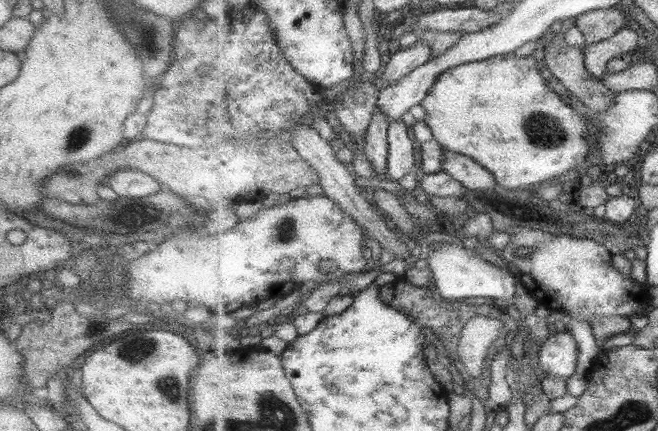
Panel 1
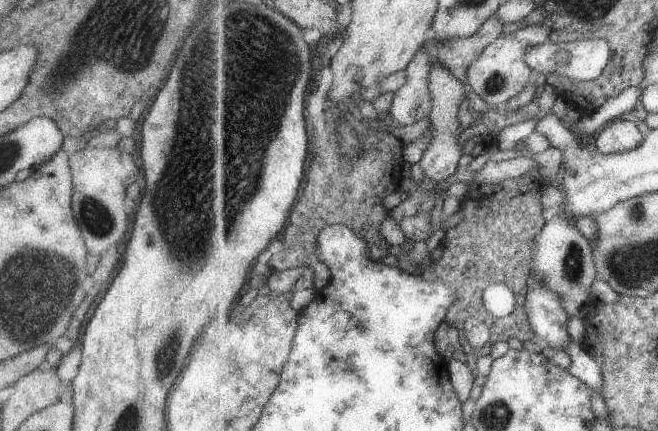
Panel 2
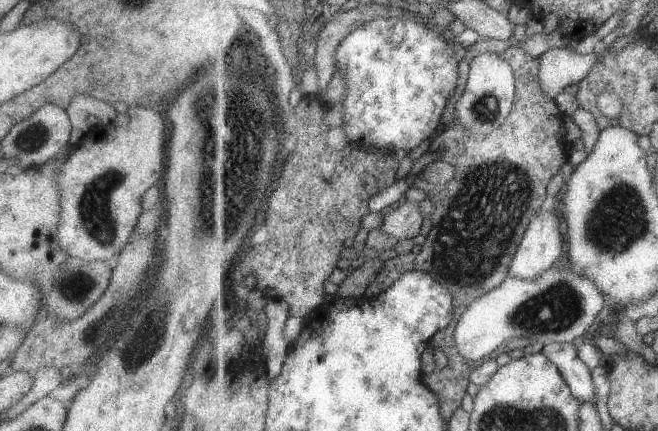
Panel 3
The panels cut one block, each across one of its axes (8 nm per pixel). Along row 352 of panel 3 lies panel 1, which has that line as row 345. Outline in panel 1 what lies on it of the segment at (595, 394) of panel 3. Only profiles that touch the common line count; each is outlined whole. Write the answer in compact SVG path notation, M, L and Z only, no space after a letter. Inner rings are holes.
M564 328L551 336L540 349L540 363L549 378L567 380L576 373L580 348L573 334Z

